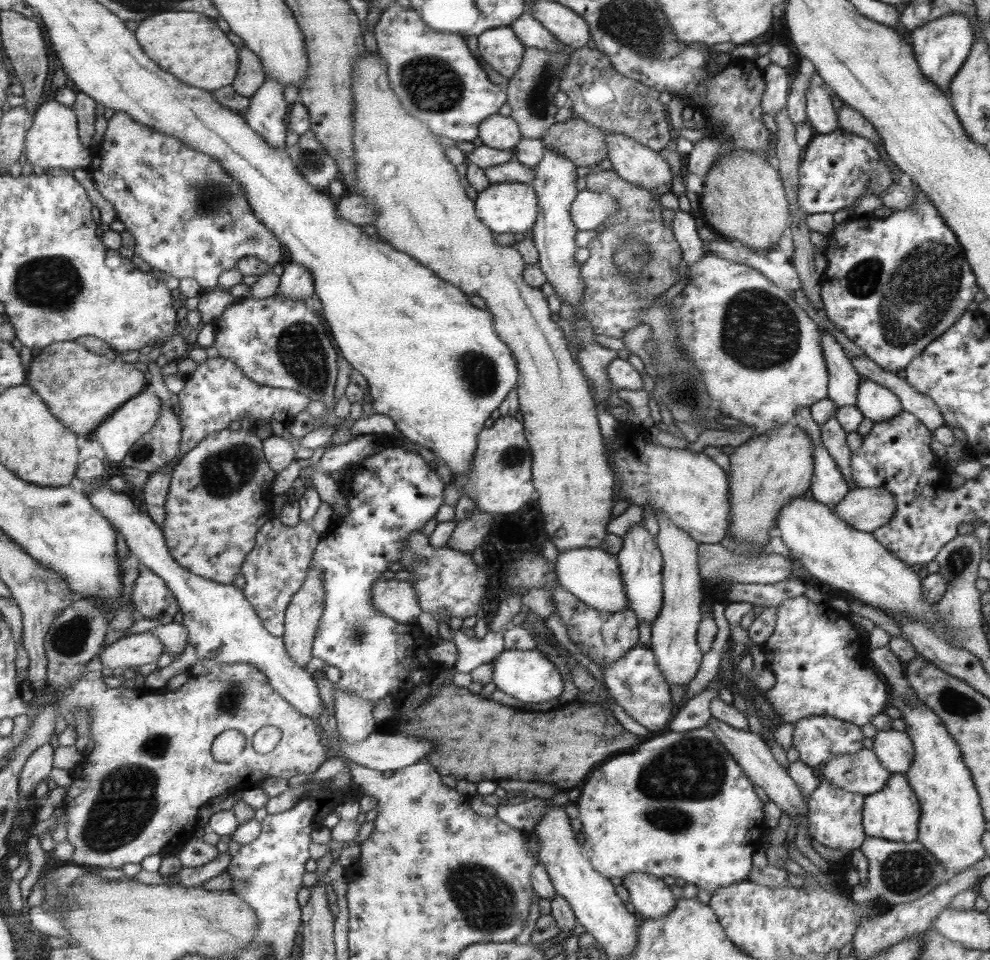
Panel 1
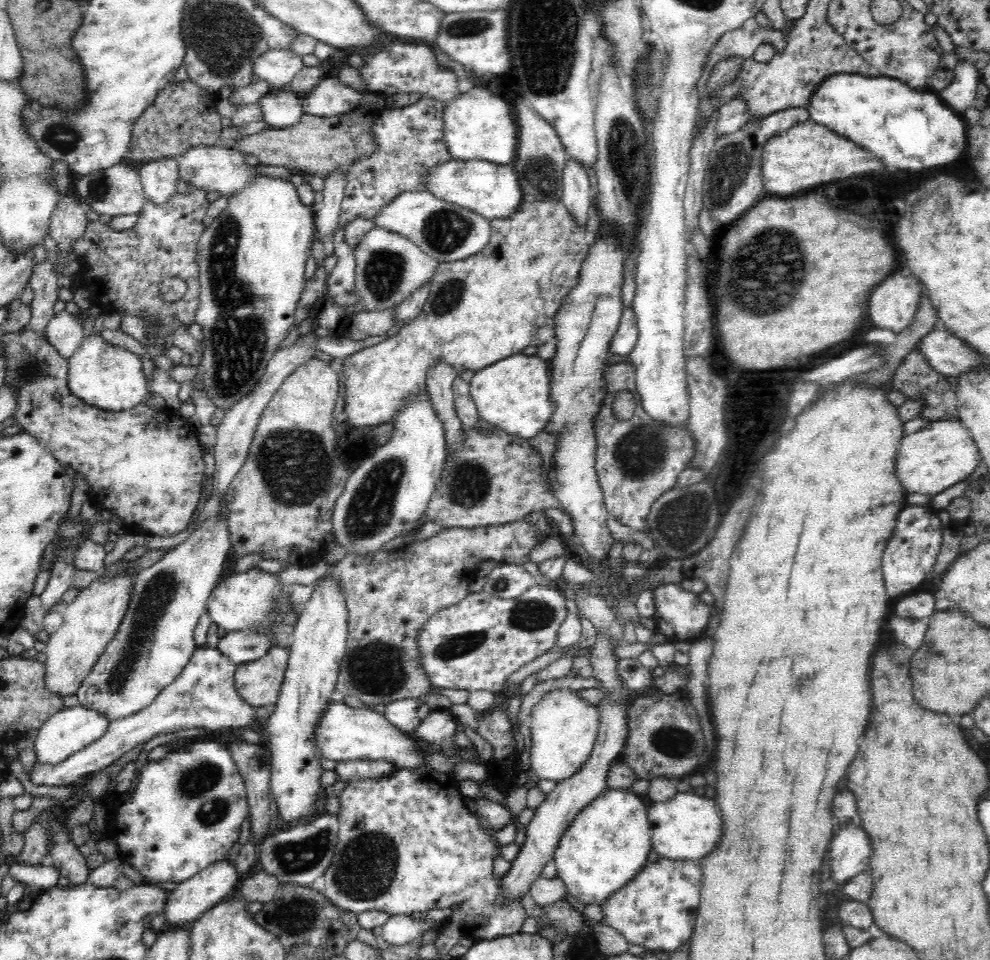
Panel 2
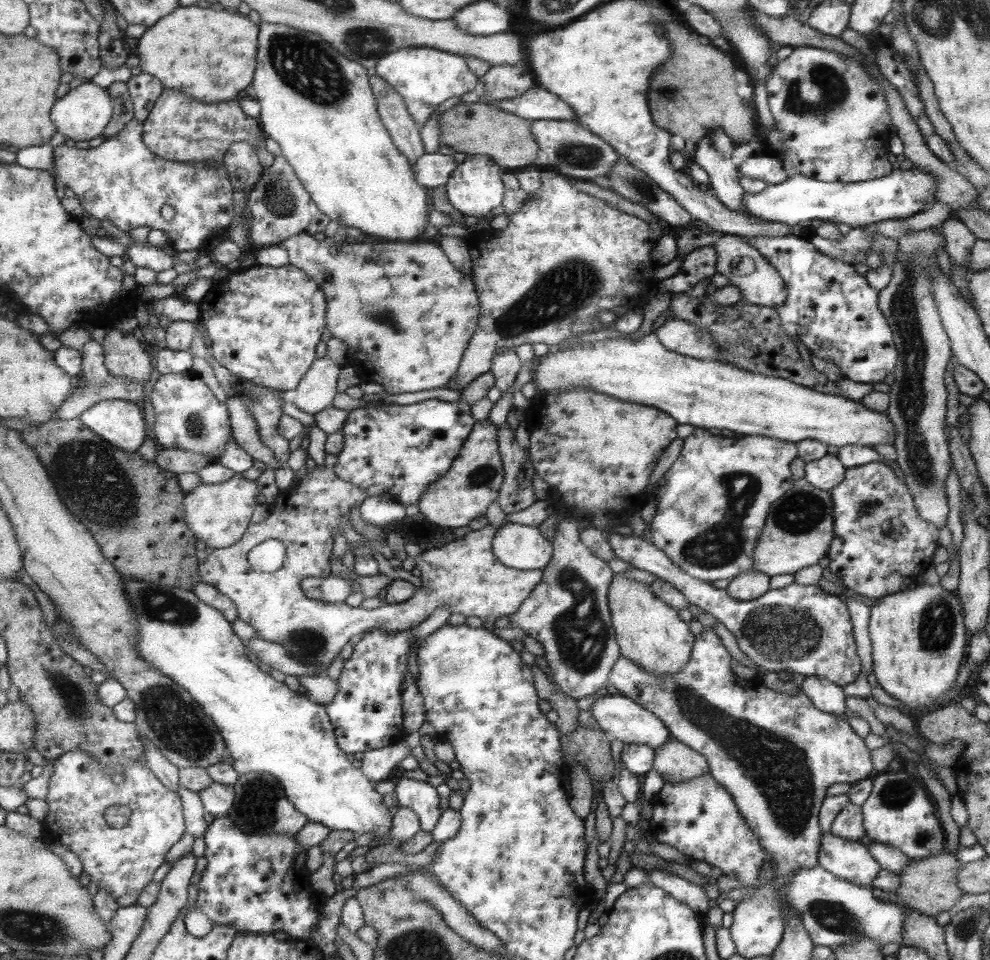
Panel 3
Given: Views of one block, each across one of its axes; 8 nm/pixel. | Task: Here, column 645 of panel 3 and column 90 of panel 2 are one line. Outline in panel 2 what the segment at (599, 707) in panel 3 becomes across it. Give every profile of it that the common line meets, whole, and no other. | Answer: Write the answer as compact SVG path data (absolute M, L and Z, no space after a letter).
M78 704L53 714L38 729L35 751L38 763L60 763L76 751L84 750L89 744L97 742L109 726L108 719L100 713Z

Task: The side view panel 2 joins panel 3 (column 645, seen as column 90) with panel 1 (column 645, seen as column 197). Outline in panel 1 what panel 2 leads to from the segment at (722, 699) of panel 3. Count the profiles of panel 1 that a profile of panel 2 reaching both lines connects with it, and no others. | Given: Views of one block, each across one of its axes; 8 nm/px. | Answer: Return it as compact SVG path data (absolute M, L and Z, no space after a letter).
M640 522L629 528L628 532L622 536L624 545L622 551L618 552L619 566L622 568L623 580L627 586L628 599L631 604L628 609L632 610L639 616L639 622L652 624L656 617L659 616L662 604L662 574L660 574L660 566L662 566L662 558L660 558L659 544L656 544L657 538L650 536Z

